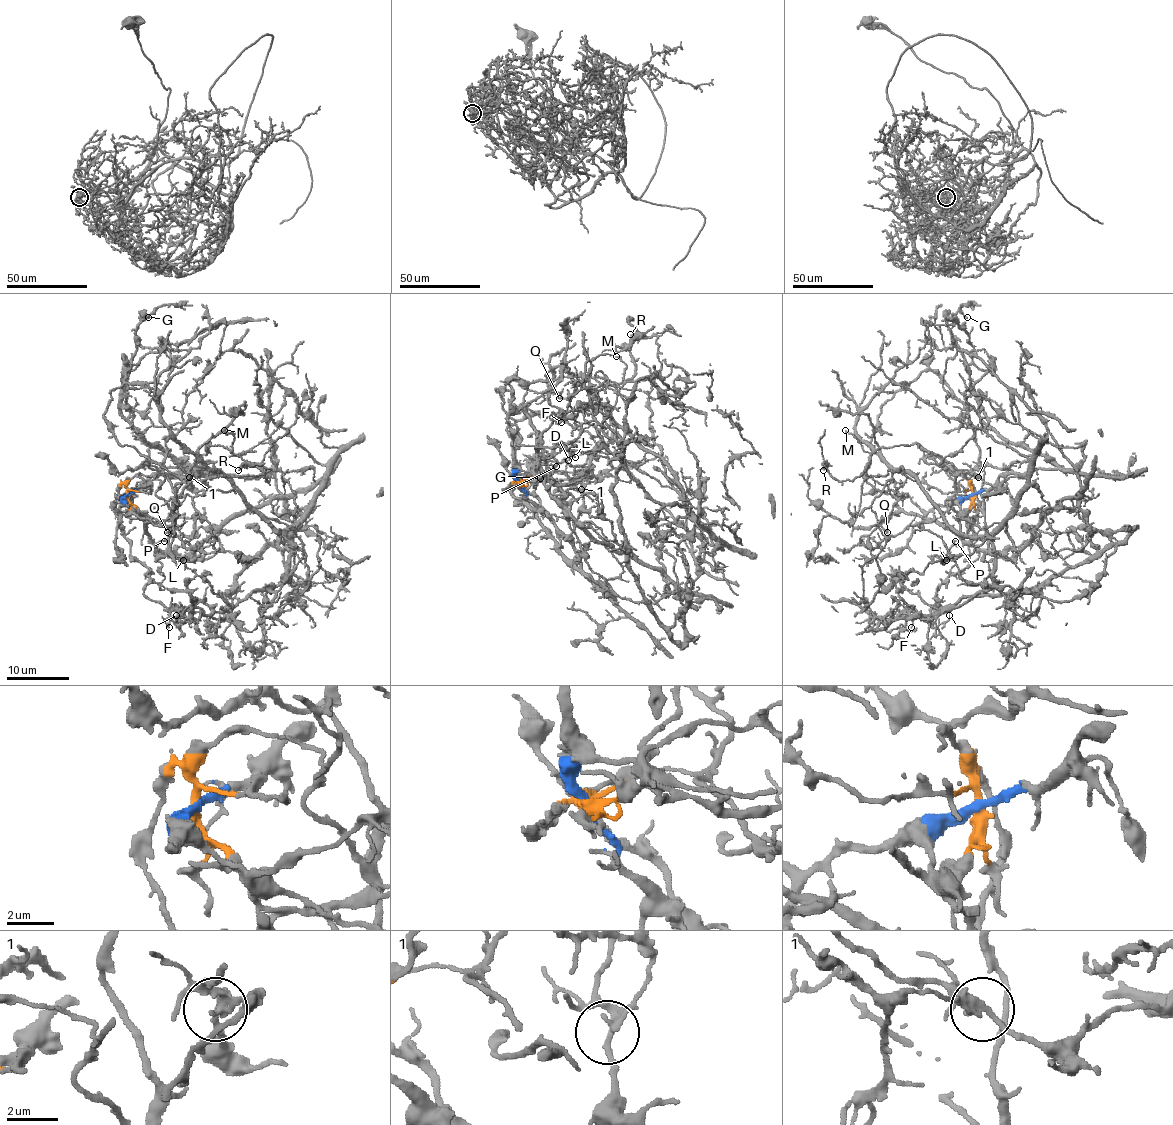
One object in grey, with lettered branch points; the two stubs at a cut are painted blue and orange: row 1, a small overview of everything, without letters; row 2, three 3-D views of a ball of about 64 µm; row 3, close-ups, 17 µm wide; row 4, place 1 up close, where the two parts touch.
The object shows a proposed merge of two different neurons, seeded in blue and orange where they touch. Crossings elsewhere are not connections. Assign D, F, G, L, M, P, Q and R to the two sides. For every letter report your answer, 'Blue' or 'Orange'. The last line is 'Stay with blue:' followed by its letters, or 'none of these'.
D: Orange
F: Orange
G: Blue
L: Orange
M: Blue
P: Orange
Q: Orange
R: Blue
Stay with blue: G, M, R

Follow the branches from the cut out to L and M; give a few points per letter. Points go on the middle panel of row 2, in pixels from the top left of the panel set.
L: (519, 483), (553, 470), (547, 475), (561, 499), (545, 485), (545, 460), (564, 446), (575, 456)
M: (519, 483), (558, 528), (574, 530), (583, 497), (580, 472), (623, 382), (627, 366), (616, 357)

